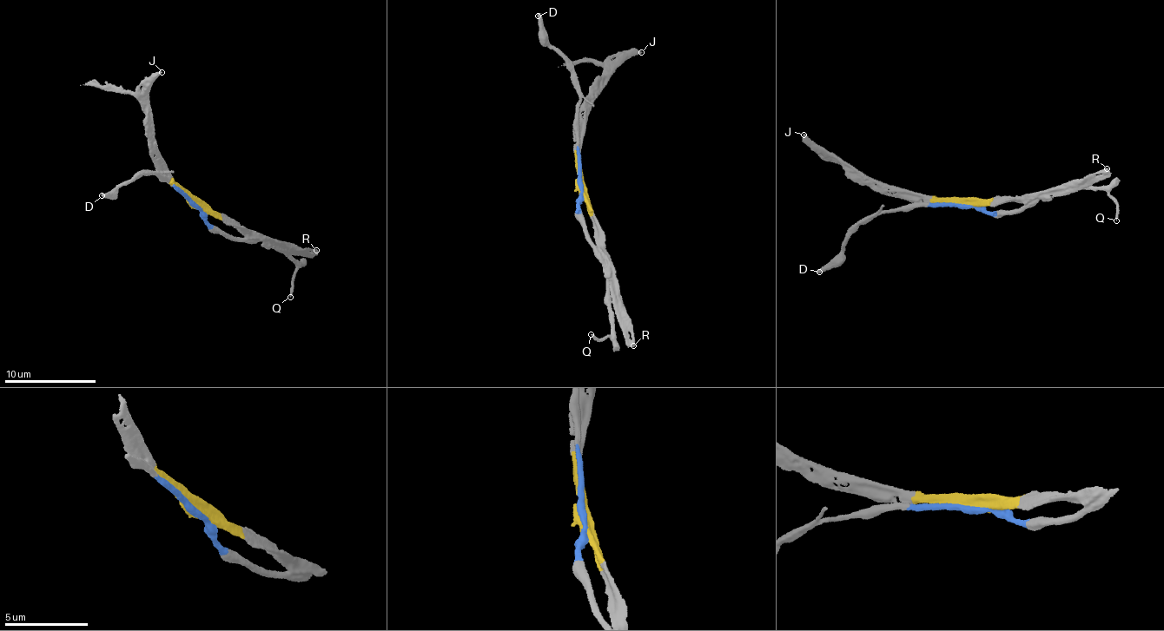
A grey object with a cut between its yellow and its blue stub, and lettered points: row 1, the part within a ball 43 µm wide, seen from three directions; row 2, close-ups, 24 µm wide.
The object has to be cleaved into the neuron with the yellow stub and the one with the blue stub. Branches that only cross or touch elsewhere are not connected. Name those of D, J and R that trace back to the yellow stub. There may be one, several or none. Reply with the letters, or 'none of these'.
J, R

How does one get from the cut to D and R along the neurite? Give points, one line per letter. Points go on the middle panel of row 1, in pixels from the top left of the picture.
D: (579, 181), (577, 81), (570, 61), (549, 42), (537, 15)
R: (580, 182), (580, 195), (586, 200), (596, 239), (605, 257), (618, 297), (622, 333), (634, 346)

